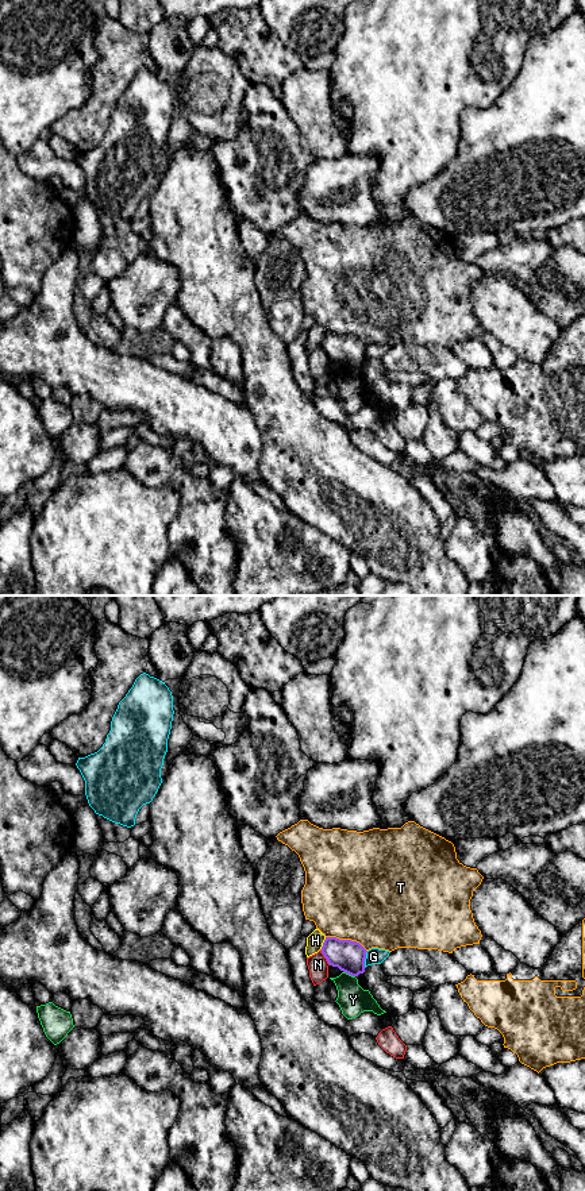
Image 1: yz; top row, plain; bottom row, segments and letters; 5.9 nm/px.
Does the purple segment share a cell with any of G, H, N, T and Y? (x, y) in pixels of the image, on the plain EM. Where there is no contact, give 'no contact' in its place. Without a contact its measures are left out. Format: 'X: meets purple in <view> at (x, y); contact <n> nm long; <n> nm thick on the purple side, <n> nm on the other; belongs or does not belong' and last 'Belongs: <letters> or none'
G: meets purple in yz at (365, 353); contact 110 nm long; 190 nm thick on the purple side, 100 nm on the other; does not belong
H: meets purple in yz at (323, 339); contact 90 nm long; 190 nm thick on the purple side, 100 nm on the other; does not belong
N: meets purple in yz at (324, 351); contact 110 nm long; 190 nm thick on the purple side, 120 nm on the other; does not belong
T: meets purple in yz at (346, 335); contact 260 nm long; 190 nm thick on the purple side, 500 nm on the other; does not belong
Y: meets purple in yz at (349, 369); contact 80 nm long; 190 nm thick on the purple side, 180 nm on the other; does not belong
Belongs: none

